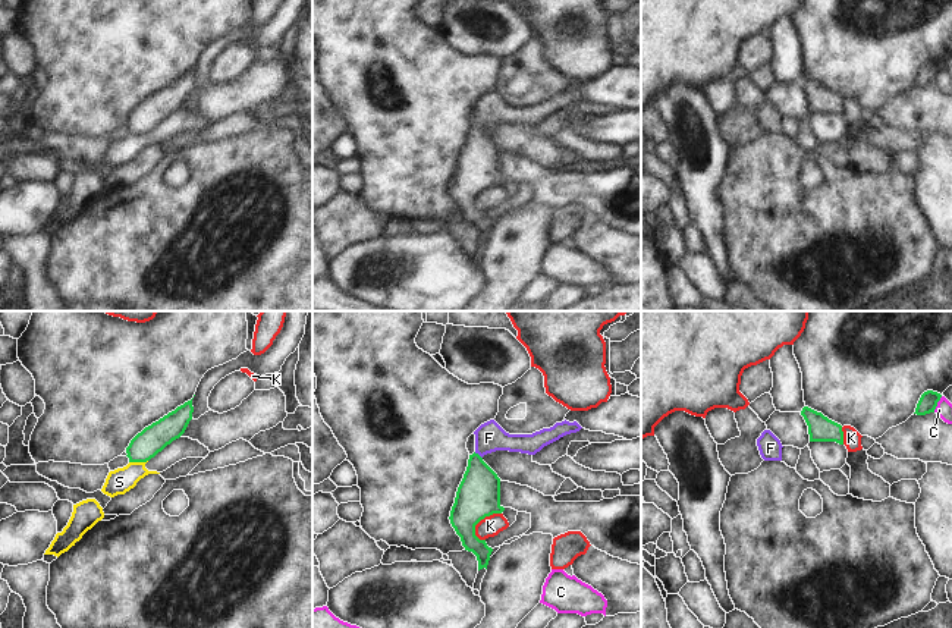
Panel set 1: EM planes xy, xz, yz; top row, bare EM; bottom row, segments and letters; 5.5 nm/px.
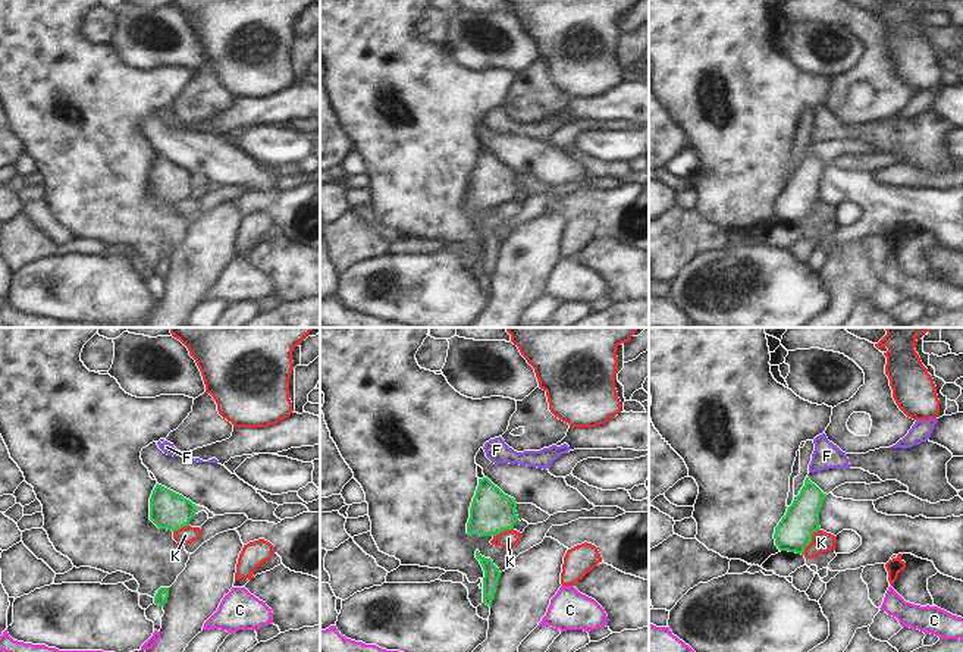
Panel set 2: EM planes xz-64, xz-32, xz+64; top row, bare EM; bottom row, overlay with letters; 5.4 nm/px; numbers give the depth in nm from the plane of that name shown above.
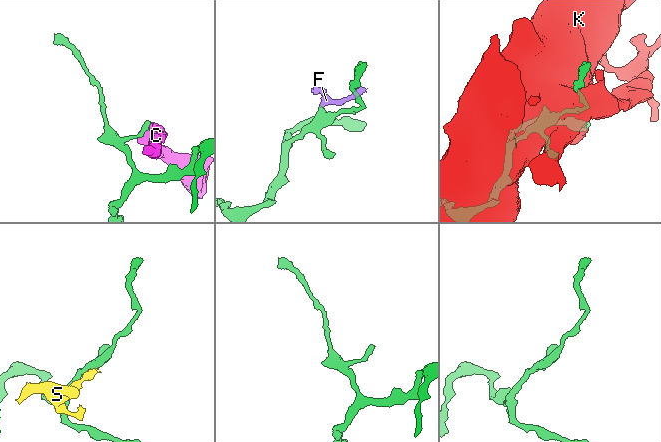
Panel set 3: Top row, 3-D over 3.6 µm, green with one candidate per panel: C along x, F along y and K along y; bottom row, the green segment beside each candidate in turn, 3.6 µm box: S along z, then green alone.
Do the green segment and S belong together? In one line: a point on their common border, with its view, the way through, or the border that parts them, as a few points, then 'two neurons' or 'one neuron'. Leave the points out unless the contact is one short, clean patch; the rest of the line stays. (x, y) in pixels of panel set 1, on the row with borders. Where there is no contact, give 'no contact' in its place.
contact xy (138, 461); border xy (147, 459), (129, 462); two neurons

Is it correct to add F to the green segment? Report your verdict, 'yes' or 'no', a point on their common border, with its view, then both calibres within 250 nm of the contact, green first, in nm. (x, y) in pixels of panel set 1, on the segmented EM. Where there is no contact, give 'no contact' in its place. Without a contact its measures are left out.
yes | xz (478, 455) | 240/160 nm

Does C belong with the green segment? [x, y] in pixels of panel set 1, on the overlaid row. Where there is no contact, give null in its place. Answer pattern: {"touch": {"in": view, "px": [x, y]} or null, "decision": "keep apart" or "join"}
{"touch": {"in": "yz", "px": [936, 404]}, "decision": "keep apart"}

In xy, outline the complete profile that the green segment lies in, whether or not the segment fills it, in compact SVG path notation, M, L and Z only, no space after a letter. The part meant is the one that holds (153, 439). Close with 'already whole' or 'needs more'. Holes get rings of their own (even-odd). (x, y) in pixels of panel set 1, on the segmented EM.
M192 399L138 433L126 448L129 462L147 462L179 439L192 420Z; already whole

